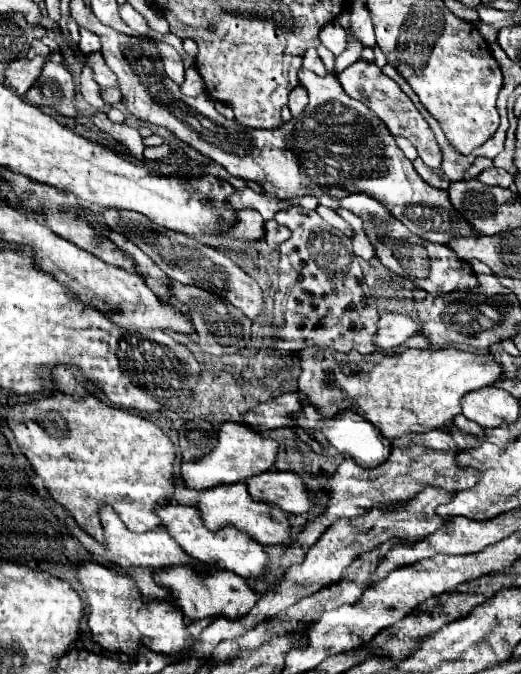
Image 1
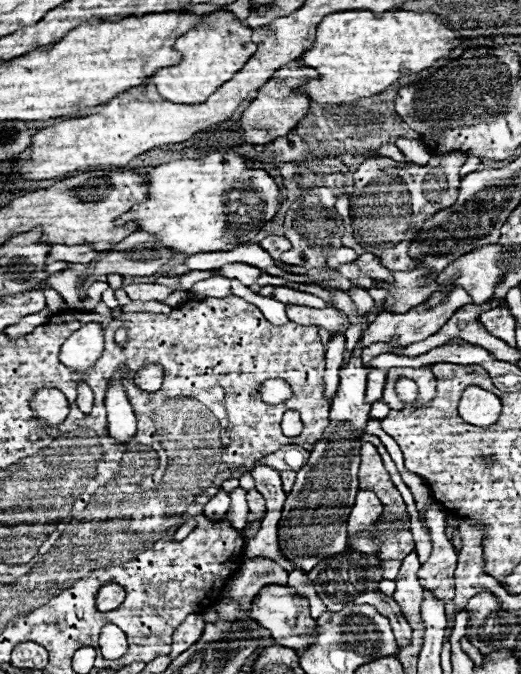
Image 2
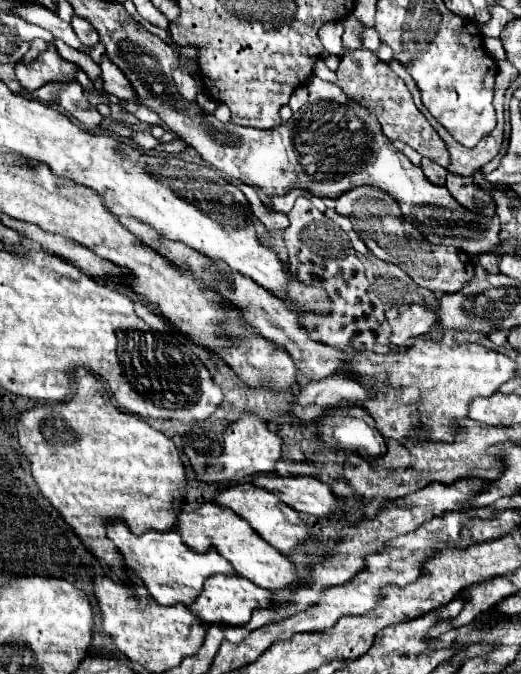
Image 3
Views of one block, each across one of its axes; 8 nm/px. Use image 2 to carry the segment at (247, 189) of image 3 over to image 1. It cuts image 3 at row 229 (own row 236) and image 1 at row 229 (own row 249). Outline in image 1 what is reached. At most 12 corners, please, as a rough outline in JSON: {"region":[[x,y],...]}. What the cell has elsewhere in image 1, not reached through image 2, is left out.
{"region":[[264,222],[264,240],[270,248],[290,236],[288,226]]}

